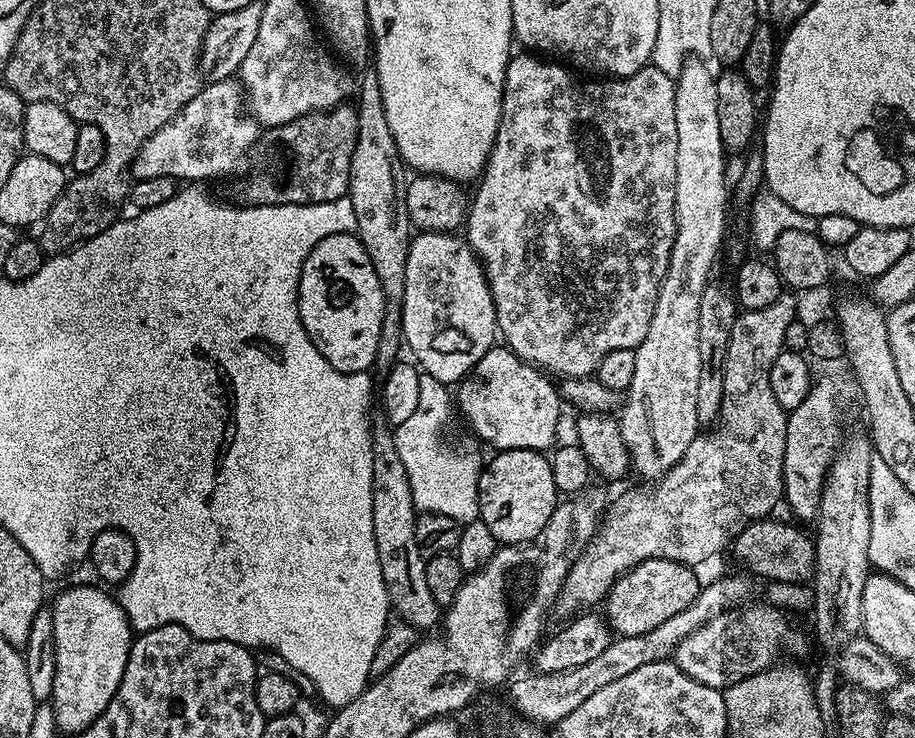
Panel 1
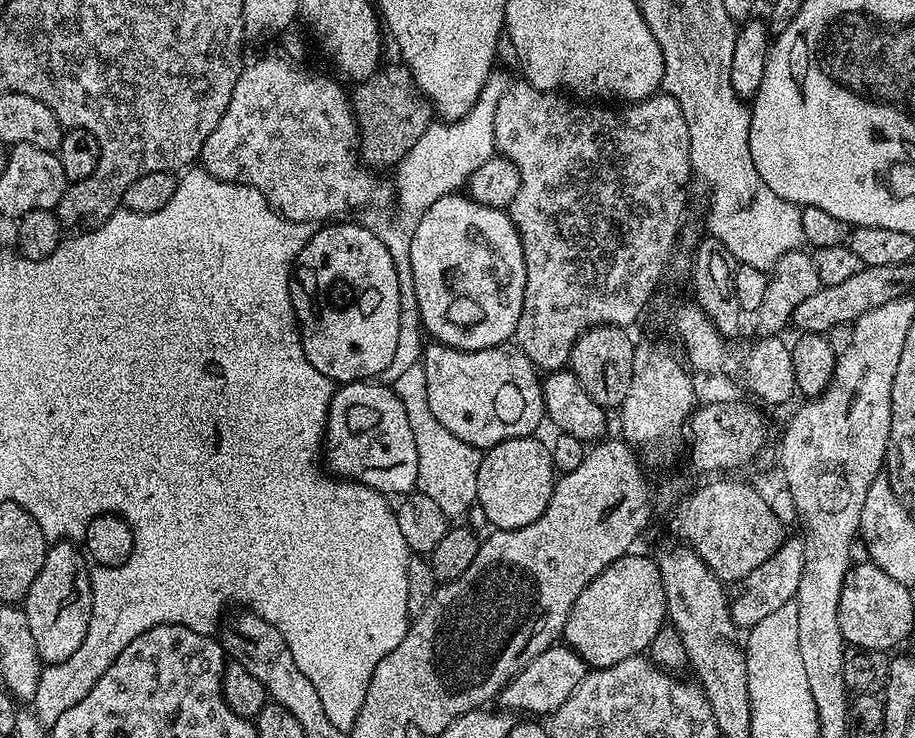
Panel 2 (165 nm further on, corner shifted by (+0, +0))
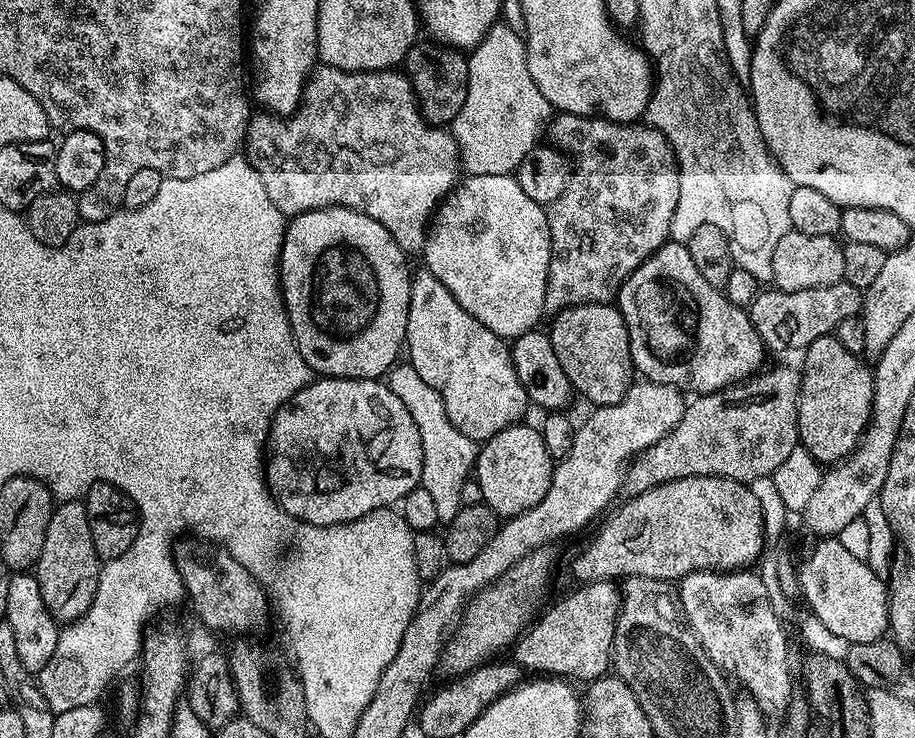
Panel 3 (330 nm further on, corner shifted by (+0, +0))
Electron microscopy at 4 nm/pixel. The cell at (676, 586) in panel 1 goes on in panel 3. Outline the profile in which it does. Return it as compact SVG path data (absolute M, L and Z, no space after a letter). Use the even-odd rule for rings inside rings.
M593 580L579 585L577 592L564 596L544 617L541 615L527 630L520 633L510 649L510 656L528 674L547 674L552 678L573 678L591 682L609 671L612 662L612 639L616 615L620 612L620 589L612 580Z

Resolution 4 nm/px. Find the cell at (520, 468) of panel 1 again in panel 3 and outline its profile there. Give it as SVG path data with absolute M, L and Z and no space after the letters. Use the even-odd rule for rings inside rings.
M521 422L479 445L474 479L482 488L483 503L489 504L497 516L507 518L530 510L530 506L538 506L546 498L553 467L553 458L546 450L546 442L542 442L539 427L531 428L528 422Z

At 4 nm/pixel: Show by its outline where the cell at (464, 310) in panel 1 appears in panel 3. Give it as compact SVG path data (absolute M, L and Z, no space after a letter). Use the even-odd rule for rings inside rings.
M482 174L481 176L465 175L463 179L457 183L456 187L448 193L440 202L439 208L436 209L428 229L428 240L424 244L422 253L424 259L423 267L436 278L452 294L460 306L468 314L474 314L474 318L478 318L478 322L482 322L482 326L486 326L490 330L494 330L494 334L505 338L515 338L533 331L537 327L536 324L540 319L546 316L544 311L544 303L546 302L546 284L548 275L550 274L550 262L552 261L552 231L550 230L550 222L548 221L548 213L545 205L539 204L522 190L515 175L509 174Z

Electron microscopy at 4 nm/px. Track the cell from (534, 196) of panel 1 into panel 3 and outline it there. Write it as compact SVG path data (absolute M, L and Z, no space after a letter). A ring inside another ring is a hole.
M562 112L553 115L550 121L550 136L551 132L551 143L561 152L570 154L574 161L574 175L568 183L568 188L547 209L550 230L552 231L552 261L550 262L550 274L546 284L544 311L548 314L555 314L579 304L606 304L615 301L620 287L624 284L624 279L634 270L638 270L638 266L642 266L642 262L646 262L646 258L650 258L650 254L657 252L663 244L669 243L672 235L670 222L674 218L674 210L678 202L678 174L680 171L676 165L676 155L672 153L670 142L647 122L616 124L612 120L601 120L594 116L579 116L578 114Z

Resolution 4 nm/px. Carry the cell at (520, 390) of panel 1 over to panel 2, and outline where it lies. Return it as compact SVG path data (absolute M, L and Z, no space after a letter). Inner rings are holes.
M428 342L423 345L422 363L426 370L426 402L430 402L430 410L434 414L434 418L438 418L438 422L442 422L442 426L446 426L446 430L450 430L455 436L462 438L462 442L472 444L475 448L481 450L487 450L498 442L509 440L515 436L533 435L533 433L537 431L535 428L538 427L540 423L545 423L544 386L541 373L538 371L536 365L532 363L532 359L530 359L515 343L509 342L506 344L499 344L493 348L463 352L457 348L447 348L444 344Z

